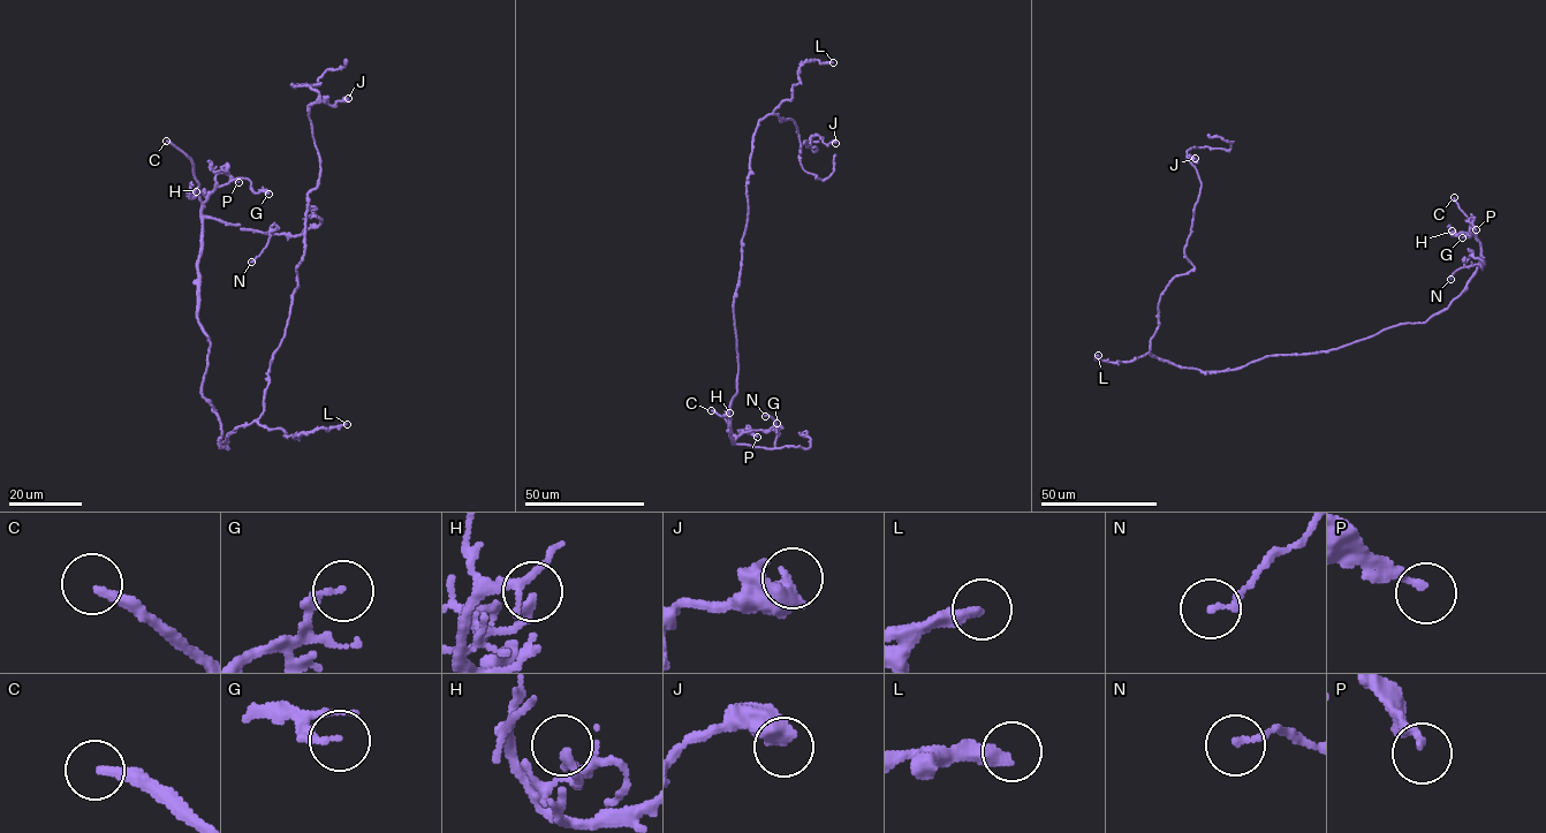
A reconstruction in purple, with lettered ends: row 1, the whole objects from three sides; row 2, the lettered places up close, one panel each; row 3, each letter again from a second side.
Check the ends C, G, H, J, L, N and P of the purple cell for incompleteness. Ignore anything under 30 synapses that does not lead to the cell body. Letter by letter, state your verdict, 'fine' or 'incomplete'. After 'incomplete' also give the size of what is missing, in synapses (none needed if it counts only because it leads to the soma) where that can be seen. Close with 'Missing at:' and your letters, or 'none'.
C: incomplete
G: fine
H: fine
J: fine
L: incomplete | 110 syn
N: fine
P: fine
Missing at: C, L

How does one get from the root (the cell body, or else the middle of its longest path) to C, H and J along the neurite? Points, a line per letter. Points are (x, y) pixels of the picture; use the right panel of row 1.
C: (1207, 371), (1236, 370), (1272, 355), (1327, 351), (1444, 311), (1480, 257), (1476, 232), (1454, 197)
H: (1207, 371), (1327, 351), (1425, 323), (1464, 289), (1480, 257), (1473, 234), (1452, 231)
J: (1207, 371), (1150, 353), (1162, 292), (1194, 267), (1184, 247), (1200, 186), (1187, 158), (1195, 158)

